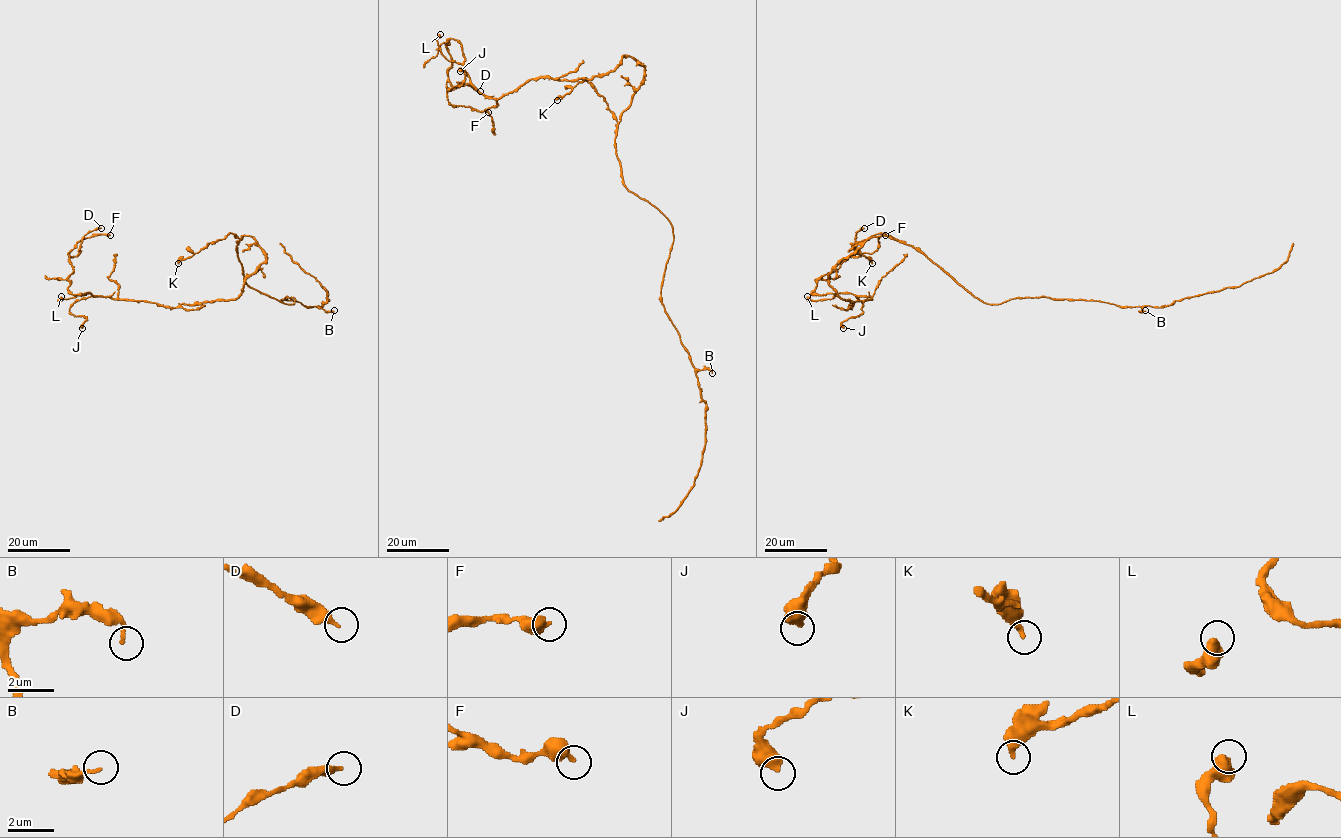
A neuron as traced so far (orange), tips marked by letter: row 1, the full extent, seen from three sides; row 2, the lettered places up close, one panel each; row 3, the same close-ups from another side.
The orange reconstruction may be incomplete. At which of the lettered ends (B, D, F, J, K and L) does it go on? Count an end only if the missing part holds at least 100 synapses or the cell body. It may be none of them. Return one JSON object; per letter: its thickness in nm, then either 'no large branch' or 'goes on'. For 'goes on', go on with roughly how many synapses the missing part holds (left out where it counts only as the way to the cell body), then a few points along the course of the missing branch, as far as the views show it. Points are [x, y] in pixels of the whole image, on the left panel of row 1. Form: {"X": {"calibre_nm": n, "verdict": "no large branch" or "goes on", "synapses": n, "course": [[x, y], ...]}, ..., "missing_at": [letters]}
{"B": {"calibre_nm": 160, "verdict": "no large branch"}, "D": {"calibre_nm": 300, "verdict": "no large branch"}, "F": {"calibre_nm": 400, "verdict": "no large branch"}, "J": {"calibre_nm": 600, "verdict": "no large branch"}, "K": {"calibre_nm": 320, "verdict": "no large branch"}, "L": {"calibre_nm": 550, "verdict": "no large branch"}, "missing_at": []}

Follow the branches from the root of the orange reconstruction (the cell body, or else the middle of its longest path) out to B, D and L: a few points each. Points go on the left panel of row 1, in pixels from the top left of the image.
B: (237, 243), (236, 255), (244, 280), (251, 288), (284, 303), (293, 304), (293, 298), (282, 299), (334, 310)
D: (237, 243), (251, 235), (265, 260), (234, 299), (165, 307), (73, 295), (69, 258), (87, 233), (101, 228)
L: (237, 243), (251, 235), (265, 260), (234, 299), (165, 307), (91, 293), (58, 300), (61, 296)

